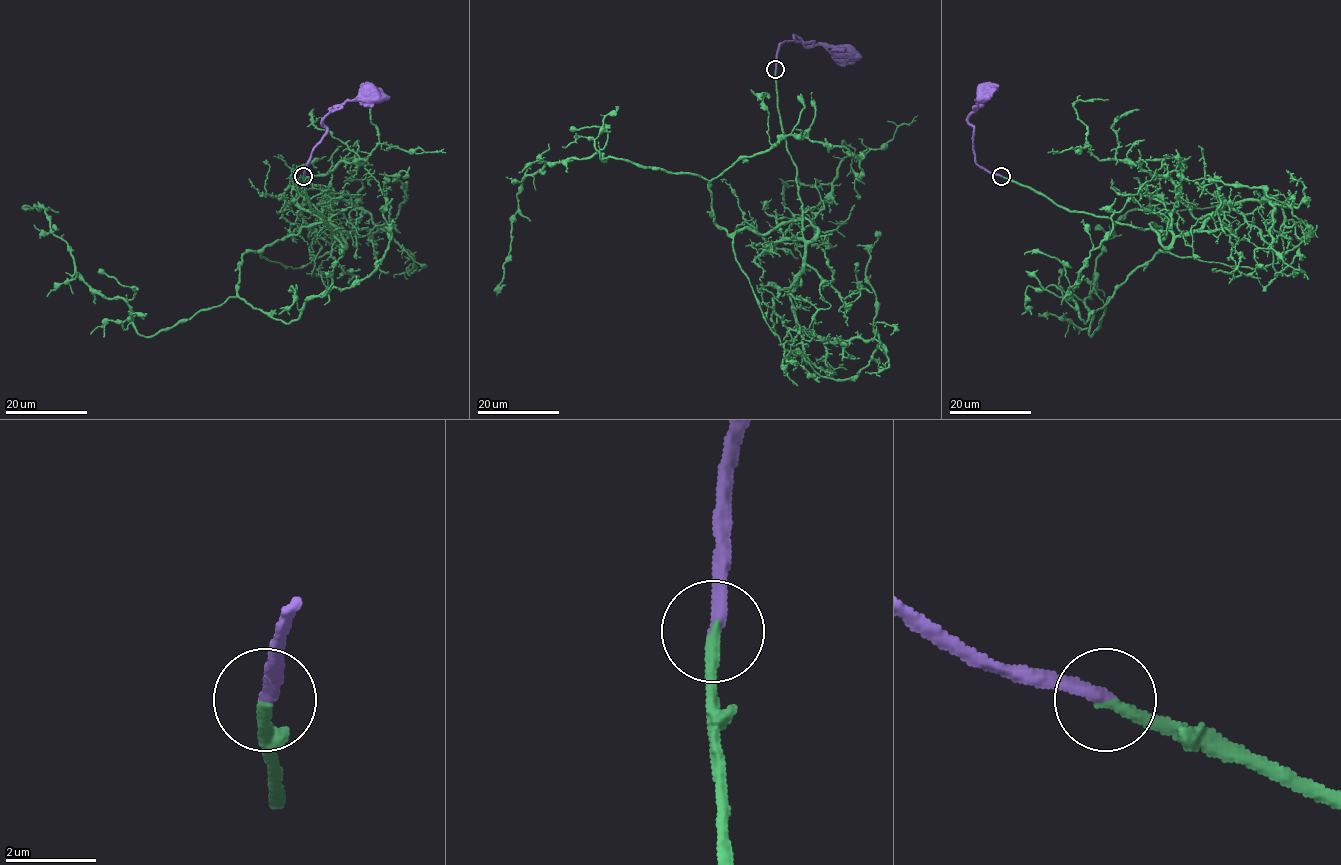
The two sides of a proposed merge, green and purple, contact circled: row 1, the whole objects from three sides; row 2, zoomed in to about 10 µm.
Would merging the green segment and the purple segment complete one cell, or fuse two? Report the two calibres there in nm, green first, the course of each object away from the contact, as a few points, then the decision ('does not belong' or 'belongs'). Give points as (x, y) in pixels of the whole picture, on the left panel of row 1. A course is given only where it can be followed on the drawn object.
calibres 280 and 300 nm; course green (303, 176), (345, 244), (316, 223), (248, 250), (235, 297), (152, 335), (25, 204); course purple (303, 176), (314, 146), (326, 131), (323, 119), (347, 100), (359, 100), (367, 92), (372, 92); belongs

